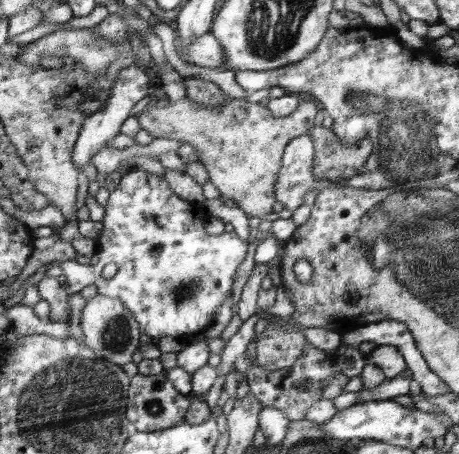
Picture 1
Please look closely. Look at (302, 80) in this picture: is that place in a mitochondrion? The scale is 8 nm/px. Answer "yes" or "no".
no

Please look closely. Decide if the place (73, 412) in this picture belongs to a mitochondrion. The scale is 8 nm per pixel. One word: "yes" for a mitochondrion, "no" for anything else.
yes

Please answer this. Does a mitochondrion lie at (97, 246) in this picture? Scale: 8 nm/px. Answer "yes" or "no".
no

